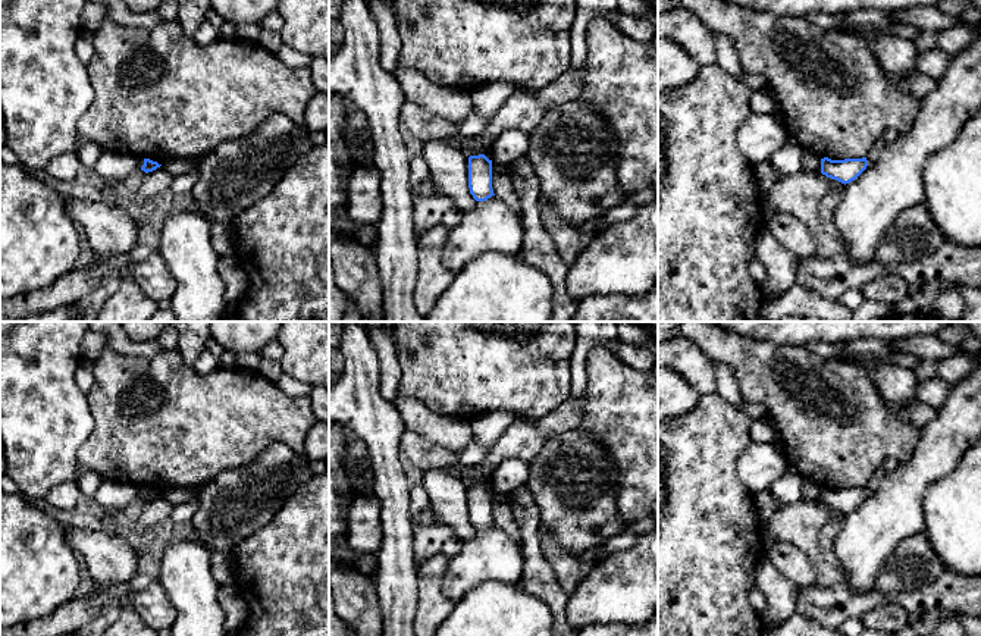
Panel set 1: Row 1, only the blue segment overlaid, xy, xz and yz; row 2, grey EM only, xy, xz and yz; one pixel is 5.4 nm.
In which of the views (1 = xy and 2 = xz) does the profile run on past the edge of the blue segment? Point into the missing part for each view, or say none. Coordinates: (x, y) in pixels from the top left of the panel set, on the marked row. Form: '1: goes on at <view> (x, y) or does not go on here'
1: does not go on here
2: does not go on here

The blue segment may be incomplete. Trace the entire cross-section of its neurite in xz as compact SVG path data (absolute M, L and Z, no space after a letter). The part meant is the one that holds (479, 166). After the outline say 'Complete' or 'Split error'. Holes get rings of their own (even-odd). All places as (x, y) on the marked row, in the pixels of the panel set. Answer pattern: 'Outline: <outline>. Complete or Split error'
Outline: M485 154L468 157L468 188L476 201L486 201L492 189L492 160Z. Complete

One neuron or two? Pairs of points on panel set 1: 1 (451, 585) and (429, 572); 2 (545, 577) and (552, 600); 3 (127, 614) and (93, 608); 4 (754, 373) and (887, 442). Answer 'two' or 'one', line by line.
1: two
2: one
3: two
4: one

